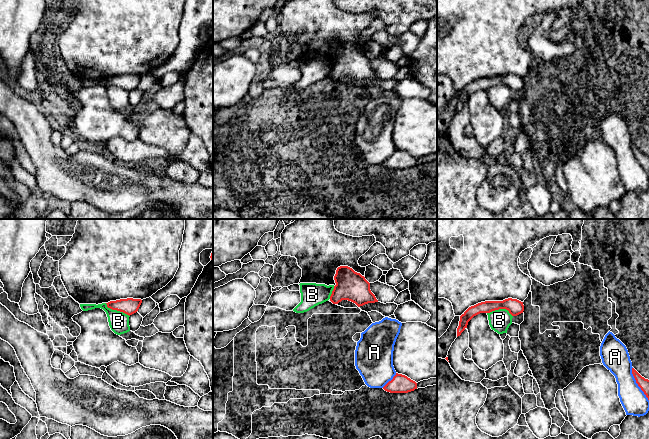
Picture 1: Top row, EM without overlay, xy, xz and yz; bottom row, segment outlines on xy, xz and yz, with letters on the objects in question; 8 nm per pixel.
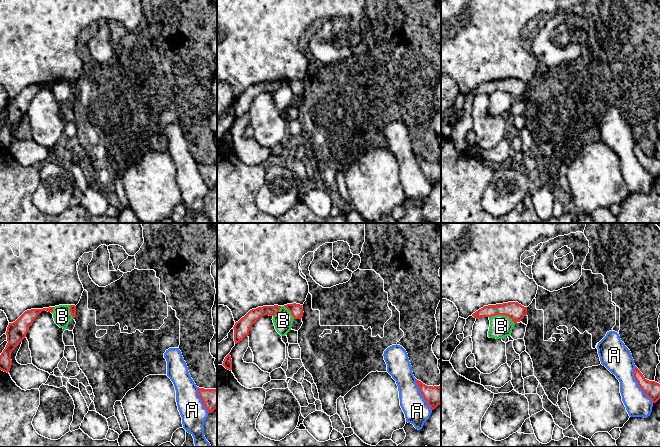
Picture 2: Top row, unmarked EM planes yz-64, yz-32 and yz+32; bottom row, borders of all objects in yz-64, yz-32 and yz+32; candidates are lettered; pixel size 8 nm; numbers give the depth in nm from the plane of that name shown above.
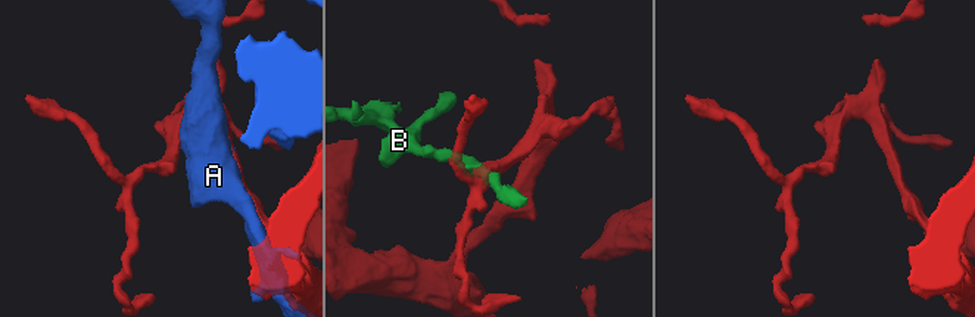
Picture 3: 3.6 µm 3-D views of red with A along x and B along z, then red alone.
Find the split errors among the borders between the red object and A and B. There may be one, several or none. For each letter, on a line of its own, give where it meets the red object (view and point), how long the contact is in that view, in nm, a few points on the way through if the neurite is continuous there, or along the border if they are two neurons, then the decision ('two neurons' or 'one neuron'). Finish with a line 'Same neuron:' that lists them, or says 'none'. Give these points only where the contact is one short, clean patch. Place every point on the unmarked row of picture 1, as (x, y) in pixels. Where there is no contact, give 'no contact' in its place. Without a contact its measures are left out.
A: yz (637, 159) | 300 nm | two neurons
B: yz (500, 84) | 220 nm | along yz (487, 88), (506, 85), (512, 92) | two neurons
Same neuron: none

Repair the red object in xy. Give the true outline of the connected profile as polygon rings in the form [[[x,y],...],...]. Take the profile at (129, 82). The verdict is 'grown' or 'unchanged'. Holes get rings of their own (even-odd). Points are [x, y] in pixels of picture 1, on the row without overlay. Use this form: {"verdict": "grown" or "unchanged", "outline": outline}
{"verdict": "unchanged", "outline": [[[127,74],[116,77],[110,77],[106,80],[108,84],[123,88],[130,92],[138,87],[141,79],[141,75]]]}

